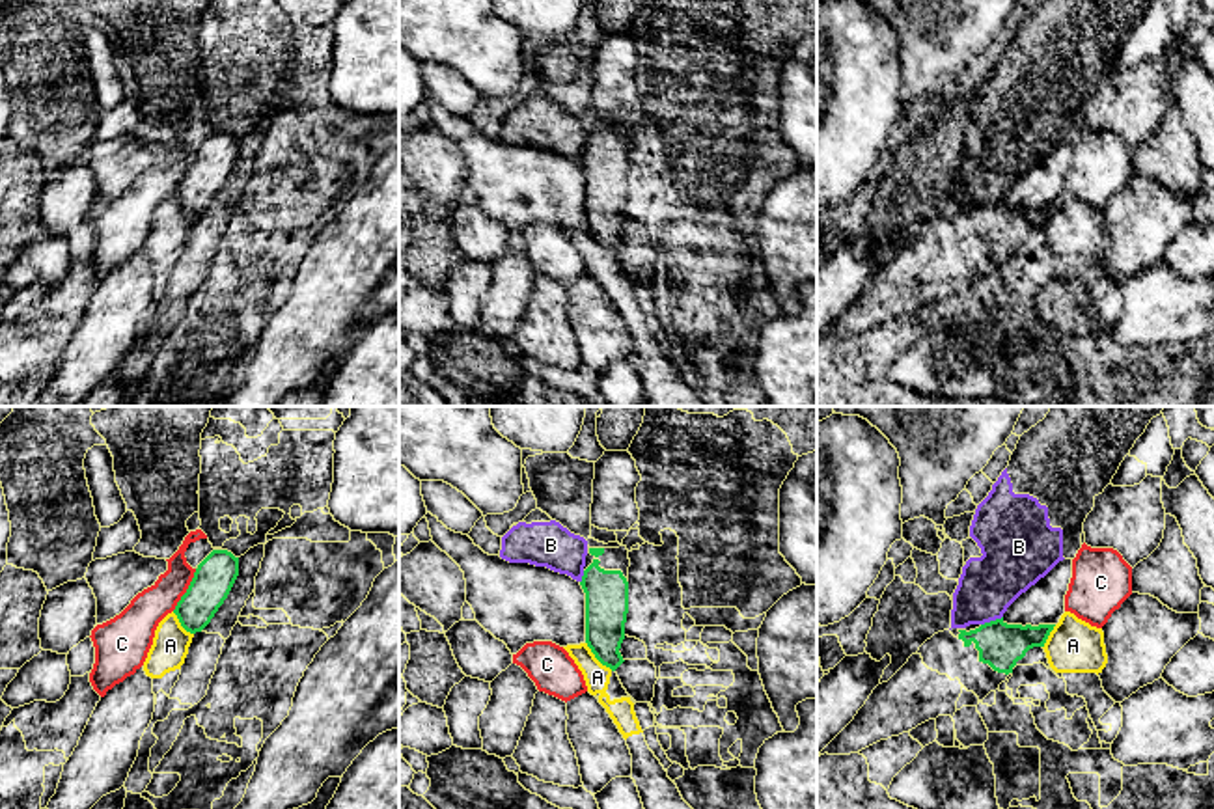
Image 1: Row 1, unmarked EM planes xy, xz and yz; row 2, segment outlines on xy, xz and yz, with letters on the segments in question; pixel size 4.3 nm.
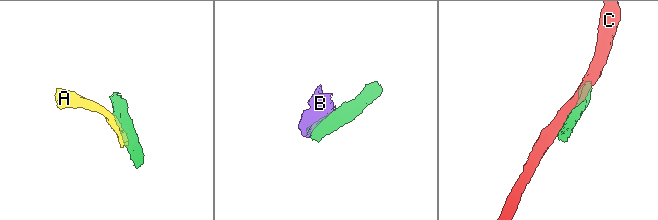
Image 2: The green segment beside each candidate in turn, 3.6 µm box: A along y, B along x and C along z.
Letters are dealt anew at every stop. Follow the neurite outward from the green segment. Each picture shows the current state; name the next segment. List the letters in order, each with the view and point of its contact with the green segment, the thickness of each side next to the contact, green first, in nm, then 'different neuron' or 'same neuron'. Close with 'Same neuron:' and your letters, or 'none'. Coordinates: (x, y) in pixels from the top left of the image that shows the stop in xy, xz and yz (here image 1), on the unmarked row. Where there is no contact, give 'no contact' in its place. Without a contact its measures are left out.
A: xz (597, 241) | 190/110 nm | different neuron
B: yz (991, 204) | 200/260 nm | different neuron
C: xy (187, 172) | 170/160 nm | different neuron
Same neuron: none

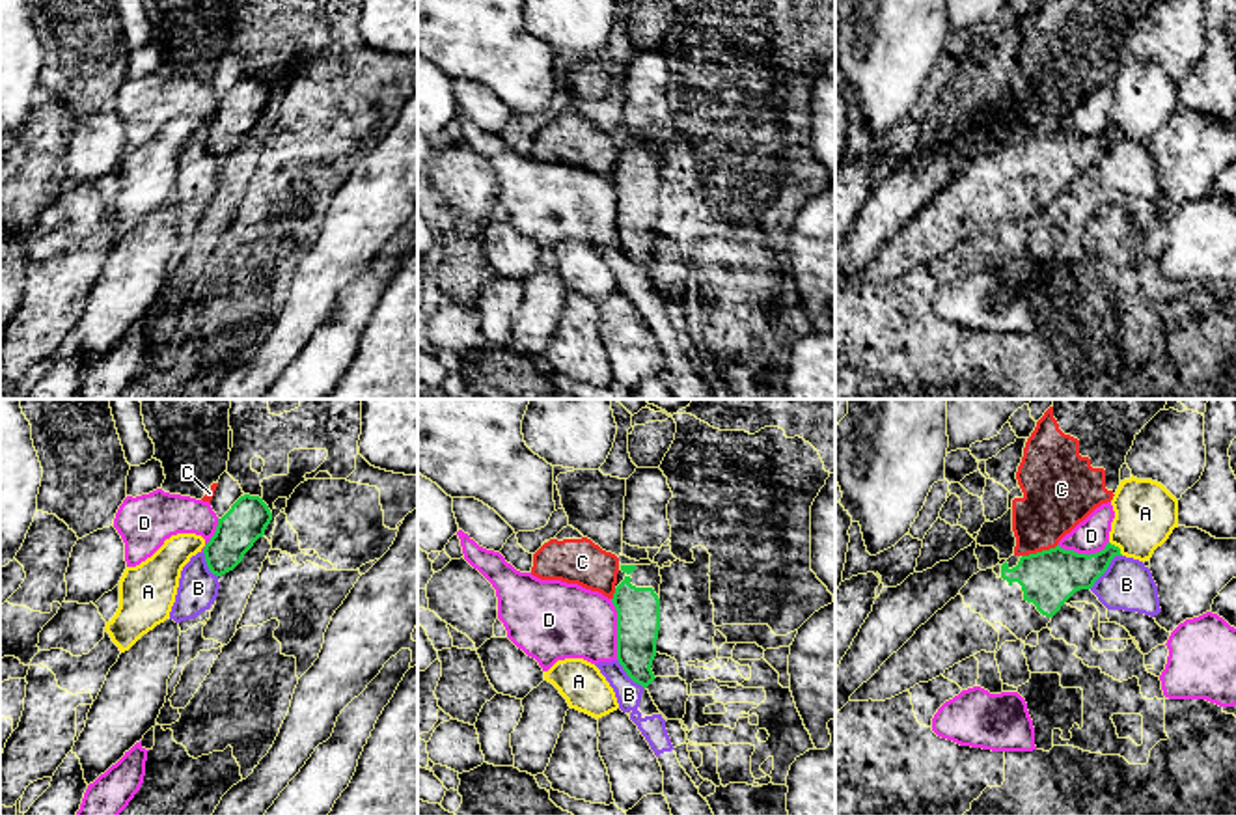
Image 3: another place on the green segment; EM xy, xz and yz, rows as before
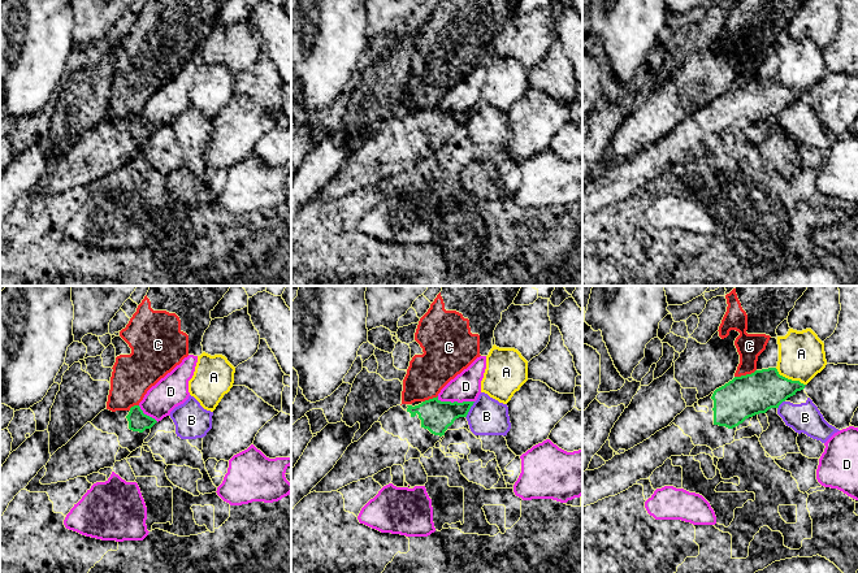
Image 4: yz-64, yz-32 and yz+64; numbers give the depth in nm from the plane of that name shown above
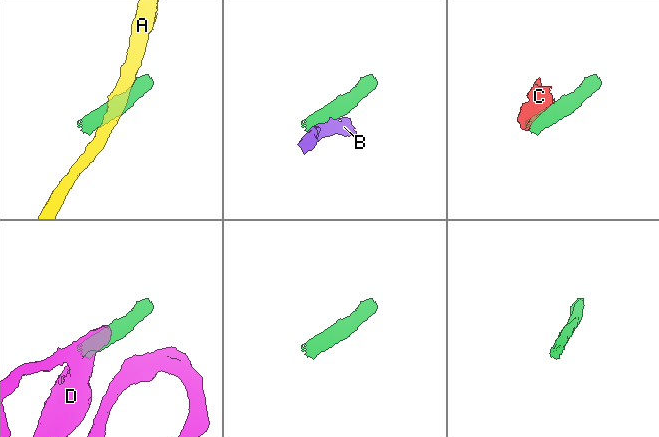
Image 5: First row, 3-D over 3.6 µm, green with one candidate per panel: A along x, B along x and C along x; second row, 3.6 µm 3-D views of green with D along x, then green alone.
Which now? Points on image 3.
A: yz (1117, 129) | 190/280 nm | different neuron
B: yz (1106, 151) | 240/220 nm | different neuron
C: yz (1039, 135) | 240/280 nm | different neuron
D: xz (618, 211) | 190/320 nm | different neuron
Same neuron: none

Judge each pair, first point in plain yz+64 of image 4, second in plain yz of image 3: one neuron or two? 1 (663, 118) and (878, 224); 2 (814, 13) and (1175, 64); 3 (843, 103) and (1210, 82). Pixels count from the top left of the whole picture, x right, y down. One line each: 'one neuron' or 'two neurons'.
1: one neuron
2: one neuron
3: two neurons

